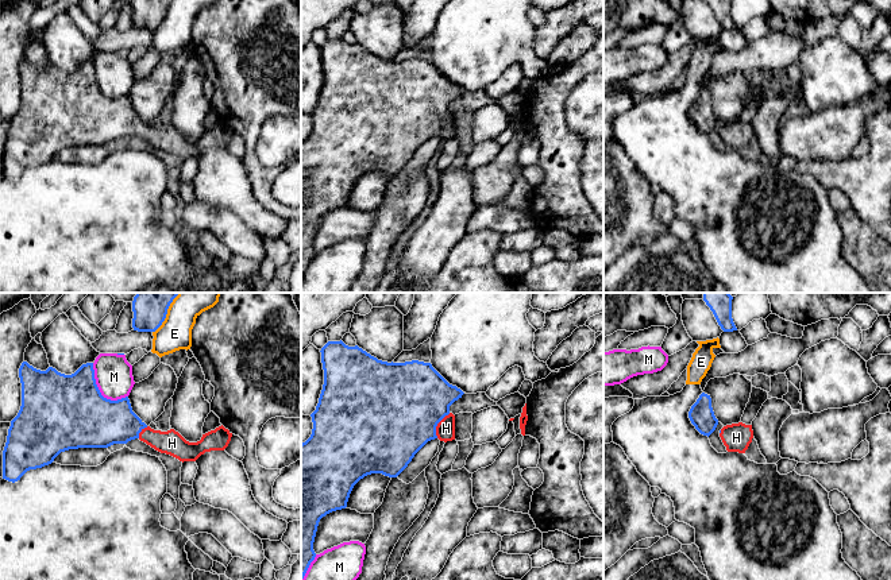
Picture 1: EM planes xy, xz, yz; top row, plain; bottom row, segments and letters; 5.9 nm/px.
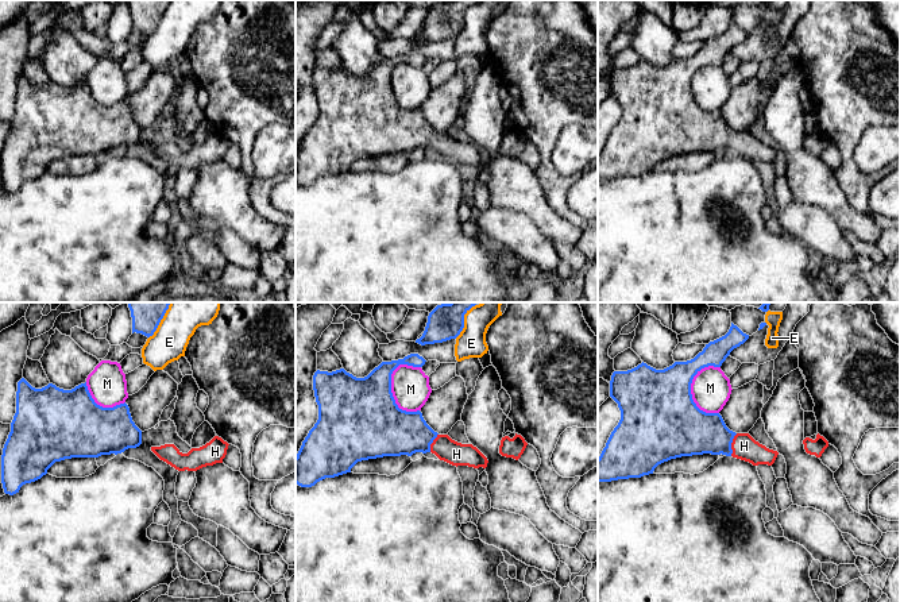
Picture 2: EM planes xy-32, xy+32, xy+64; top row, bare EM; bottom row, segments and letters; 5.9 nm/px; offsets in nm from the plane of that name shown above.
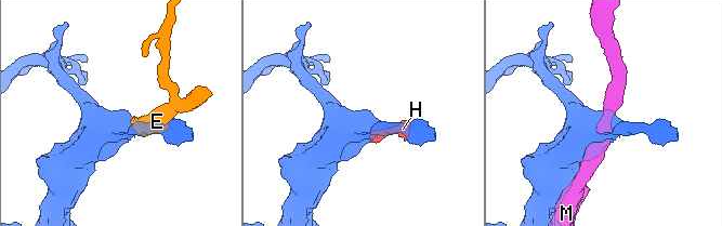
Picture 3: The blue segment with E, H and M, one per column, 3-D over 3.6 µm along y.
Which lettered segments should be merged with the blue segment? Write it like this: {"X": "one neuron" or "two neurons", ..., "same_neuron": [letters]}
{"E": "two neurons", "H": "one neuron", "M": "two neurons", "same_neuron": ["H"]}

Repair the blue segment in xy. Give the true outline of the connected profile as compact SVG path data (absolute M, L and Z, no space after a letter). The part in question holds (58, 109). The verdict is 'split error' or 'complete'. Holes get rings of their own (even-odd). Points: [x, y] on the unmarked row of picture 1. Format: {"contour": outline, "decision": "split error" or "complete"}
{"contour": "M23 59L19 76L22 104L11 119L3 148L3 177L12 181L20 178L30 167L51 162L61 150L69 147L108 146L139 136L155 148L184 161L196 159L205 150L224 148L232 135L223 123L202 132L197 140L186 139L174 127L167 129L151 127L132 109L128 94L111 98L101 93L94 77L93 61L82 62L74 71L65 73L53 65L40 69Z", "decision": "split error"}

